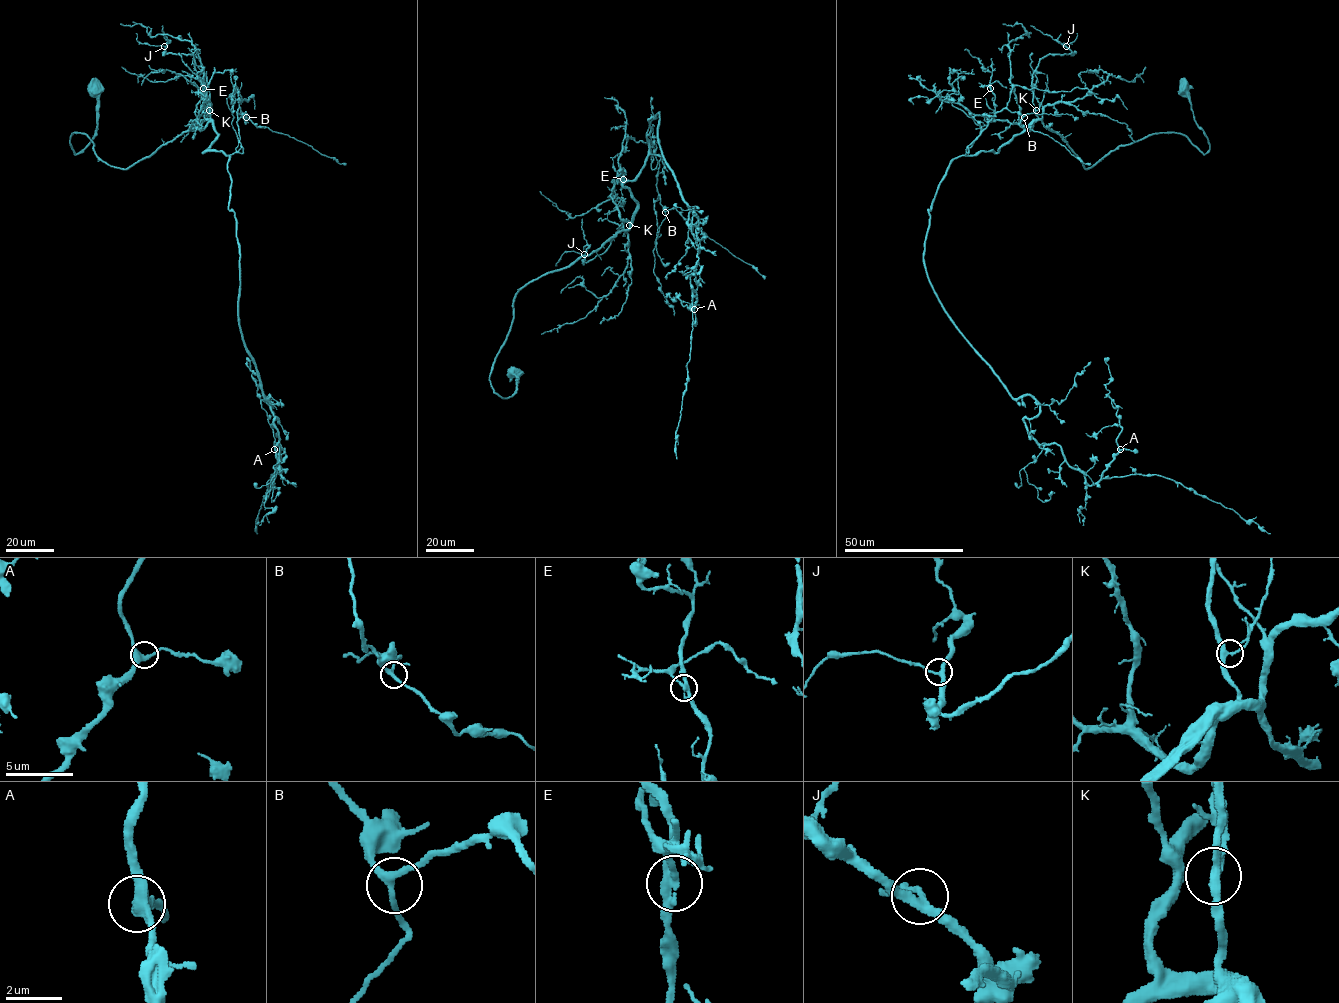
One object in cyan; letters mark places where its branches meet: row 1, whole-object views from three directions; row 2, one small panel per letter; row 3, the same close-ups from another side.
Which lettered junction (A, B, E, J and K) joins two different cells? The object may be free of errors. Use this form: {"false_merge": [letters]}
{"false_merge": []}

